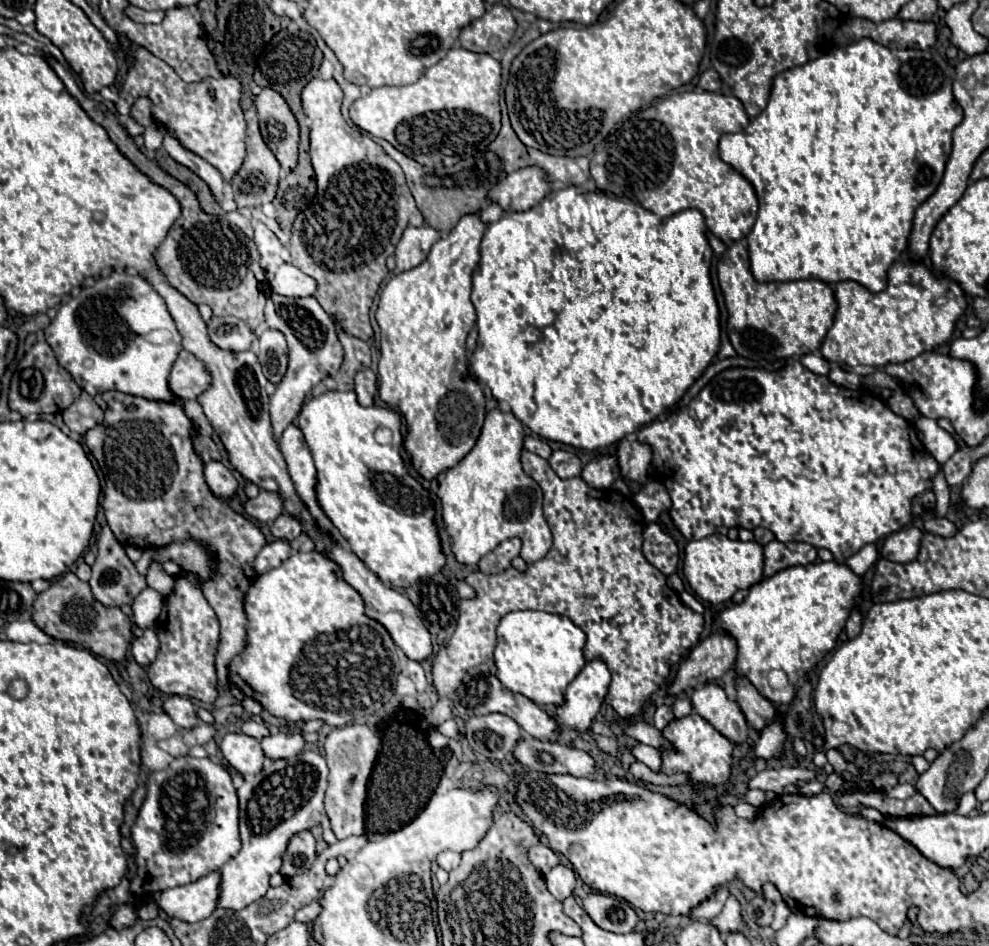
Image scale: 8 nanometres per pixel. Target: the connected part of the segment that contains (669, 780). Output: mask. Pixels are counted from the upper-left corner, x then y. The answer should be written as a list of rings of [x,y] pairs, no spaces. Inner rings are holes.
[[[633,762],[629,766],[629,774],[637,780],[643,780],[643,782],[649,782],[649,784],[657,784],[657,786],[665,786],[665,784],[685,784],[685,778],[683,774],[673,774],[673,776],[665,776],[665,774],[657,774],[653,772],[649,766],[641,764],[641,762]]]

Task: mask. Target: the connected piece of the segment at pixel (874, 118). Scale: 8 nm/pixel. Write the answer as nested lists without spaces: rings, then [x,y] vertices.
[[[863,38],[855,44],[835,48],[829,54],[823,54],[817,60],[811,60],[803,66],[785,70],[775,76],[769,102],[765,110],[749,122],[741,132],[737,134],[723,134],[719,140],[719,154],[721,160],[731,164],[741,176],[745,176],[757,194],[759,200],[759,214],[755,220],[755,226],[751,228],[747,236],[749,244],[749,260],[751,260],[751,272],[757,282],[789,282],[789,280],[821,280],[825,284],[837,284],[845,280],[853,280],[867,288],[869,292],[881,292],[887,284],[887,270],[889,266],[905,252],[913,214],[915,208],[925,202],[935,188],[939,186],[945,170],[945,162],[951,154],[951,134],[953,128],[963,120],[963,110],[955,102],[951,94],[951,76],[947,70],[945,60],[931,52],[931,50],[891,50],[885,48],[869,38]]]

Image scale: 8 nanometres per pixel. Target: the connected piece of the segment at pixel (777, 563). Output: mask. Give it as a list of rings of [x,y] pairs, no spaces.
[[[769,542],[765,546],[765,568],[763,568],[763,574],[765,578],[777,574],[779,570],[785,570],[789,566],[807,566],[807,564],[813,564],[817,560],[817,548],[811,546],[811,544],[805,544],[805,542]]]

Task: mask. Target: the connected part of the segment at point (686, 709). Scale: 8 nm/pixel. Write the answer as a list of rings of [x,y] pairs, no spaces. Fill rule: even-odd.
[[[679,696],[679,698],[673,702],[673,714],[675,714],[677,718],[681,718],[681,716],[689,716],[689,712],[693,712],[691,700],[685,698],[685,696]]]

